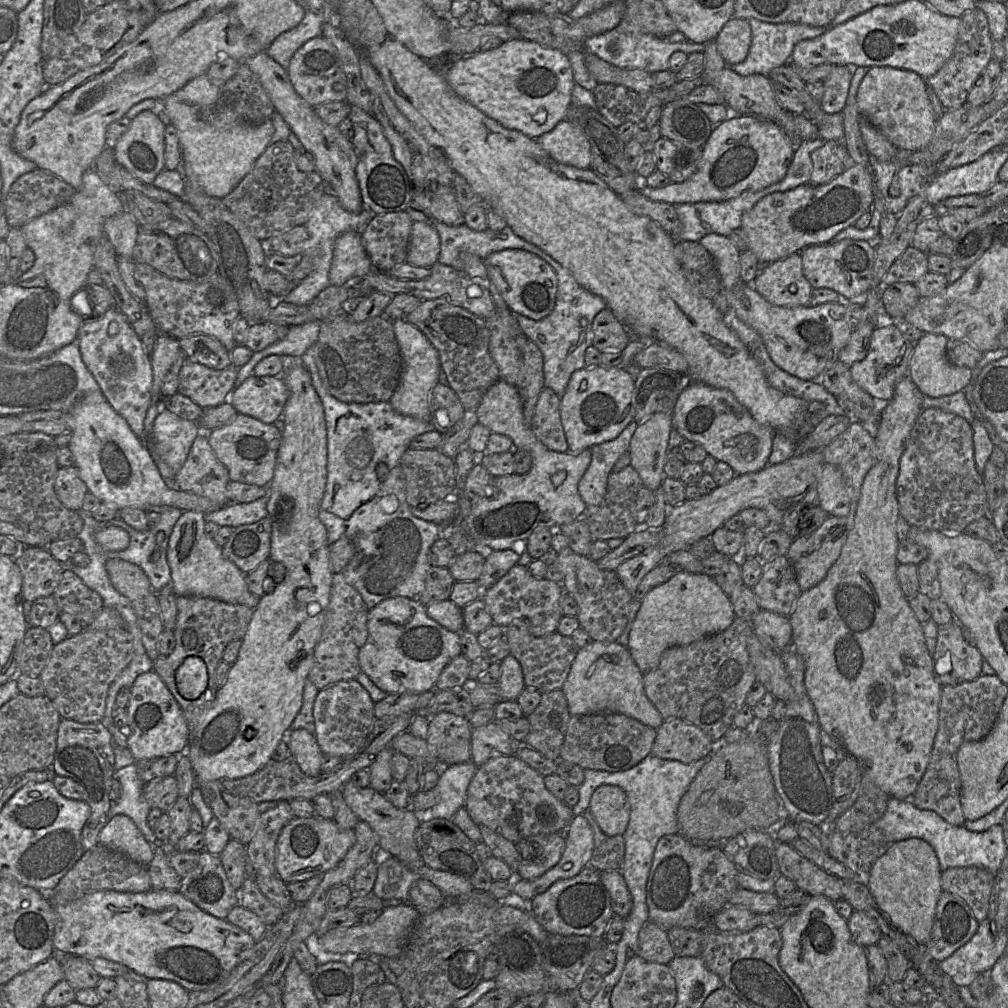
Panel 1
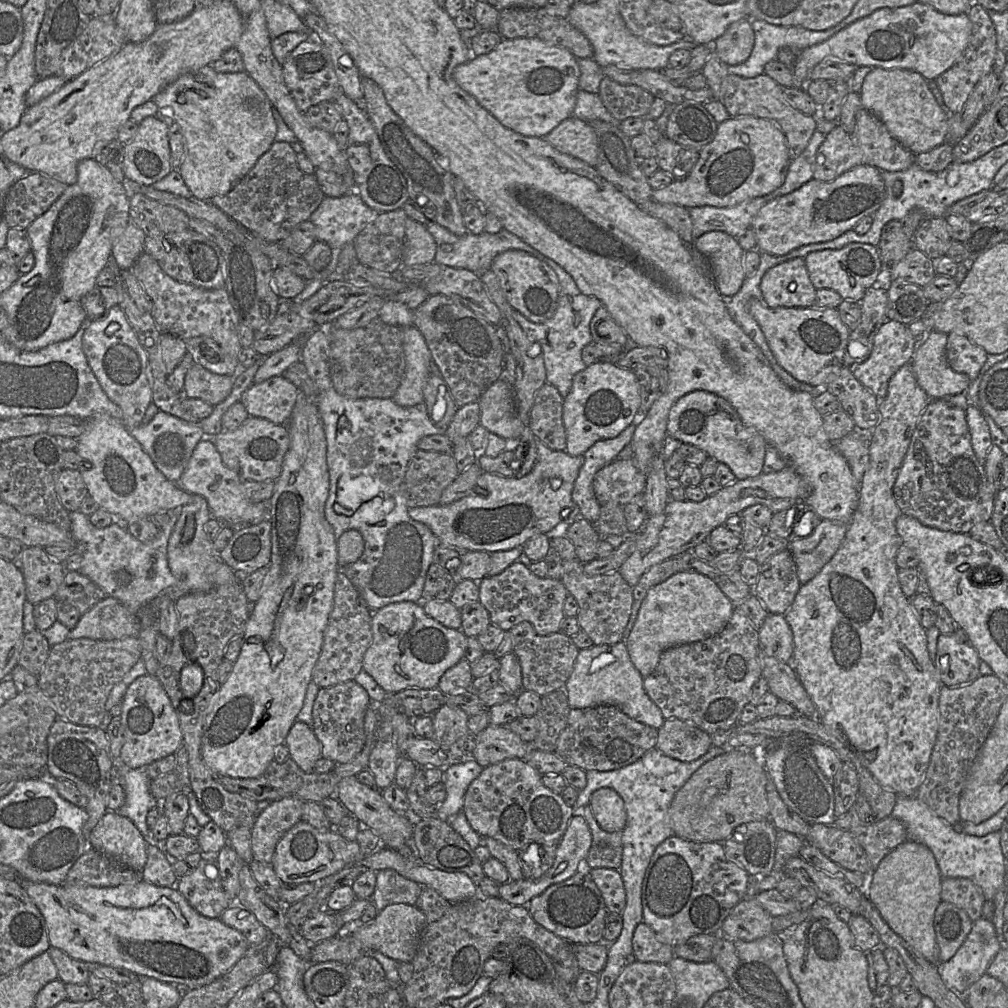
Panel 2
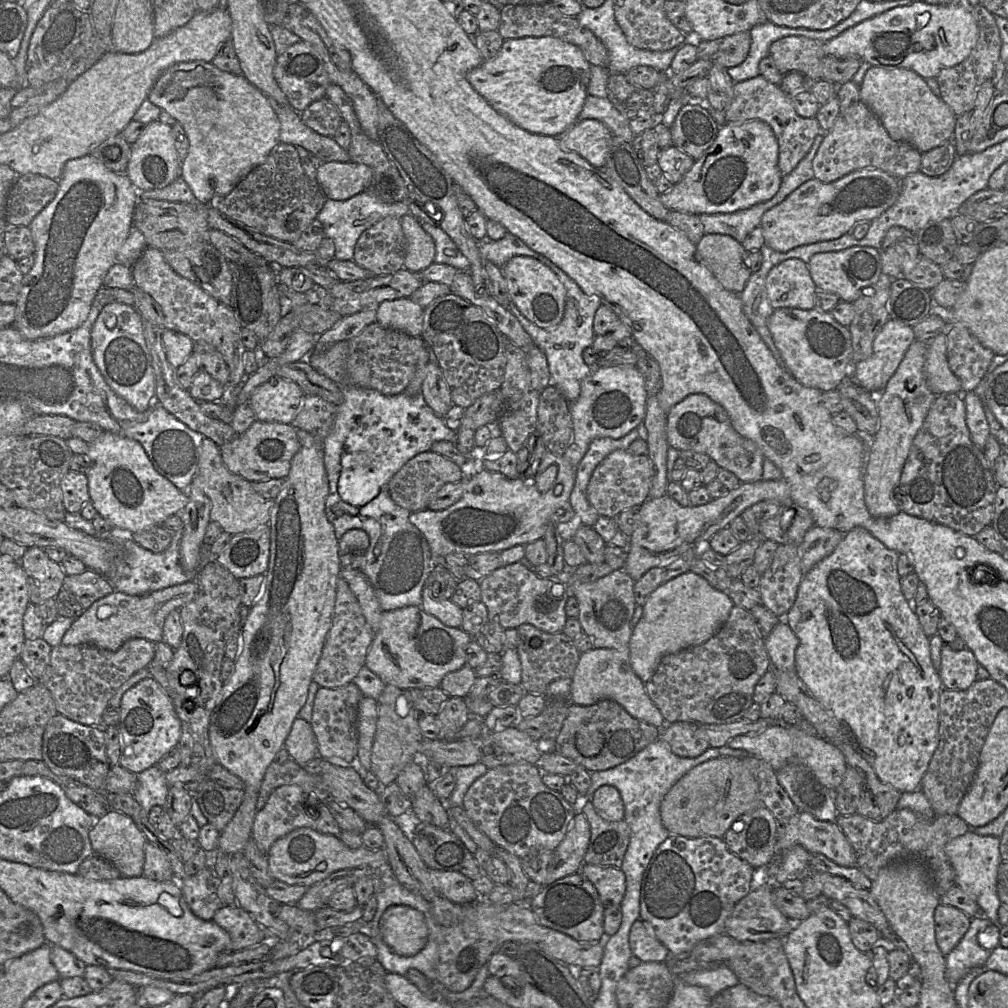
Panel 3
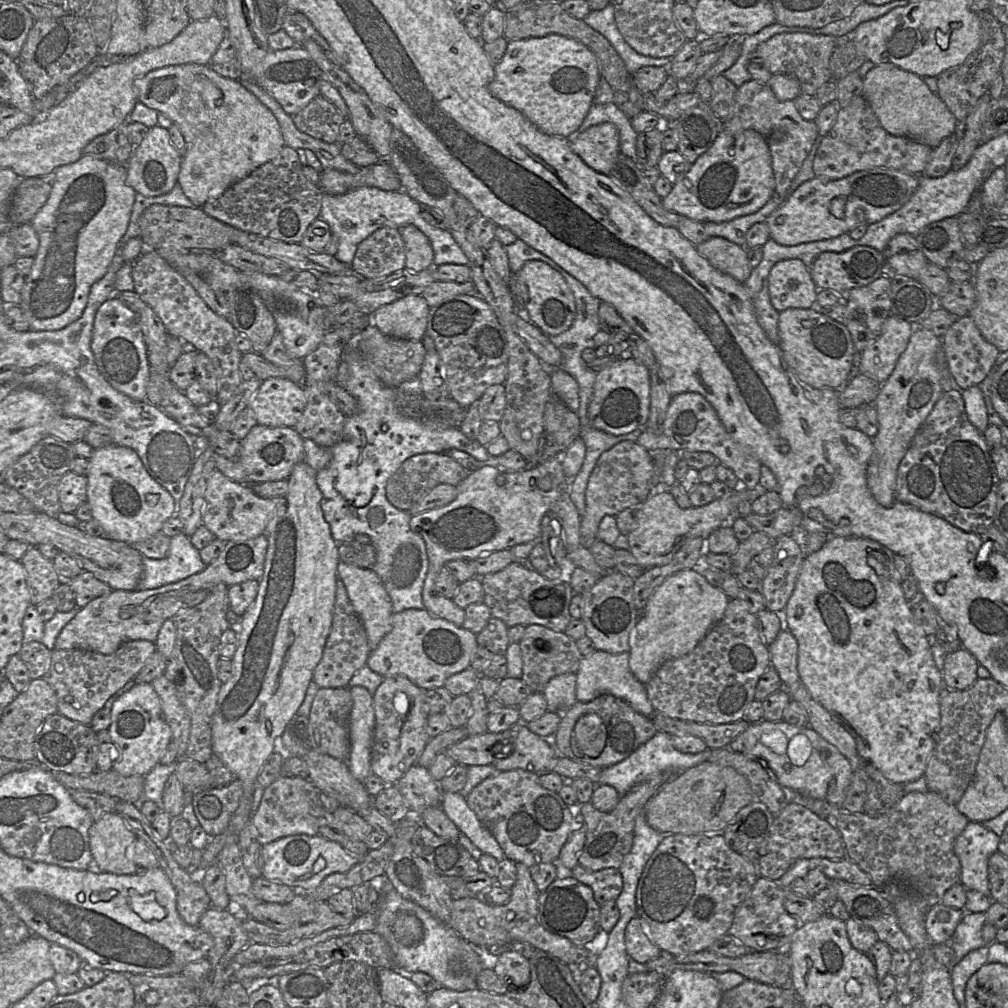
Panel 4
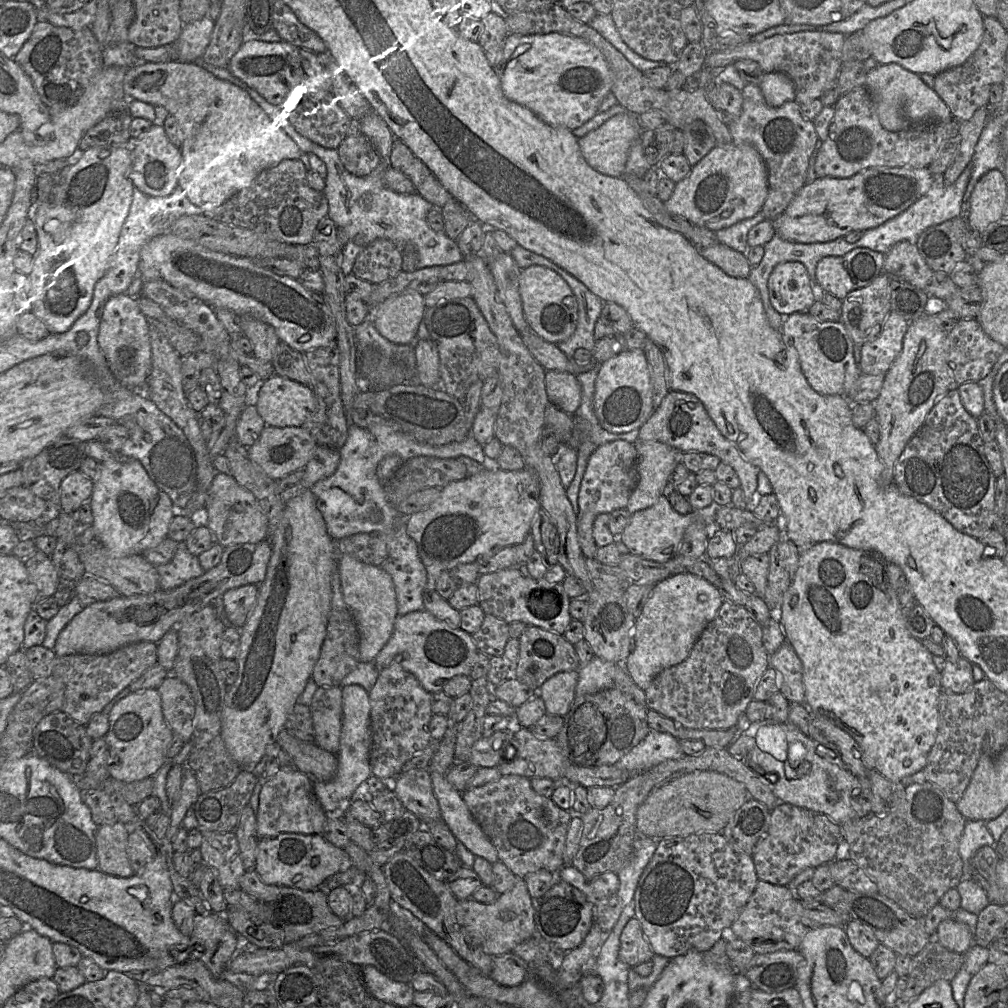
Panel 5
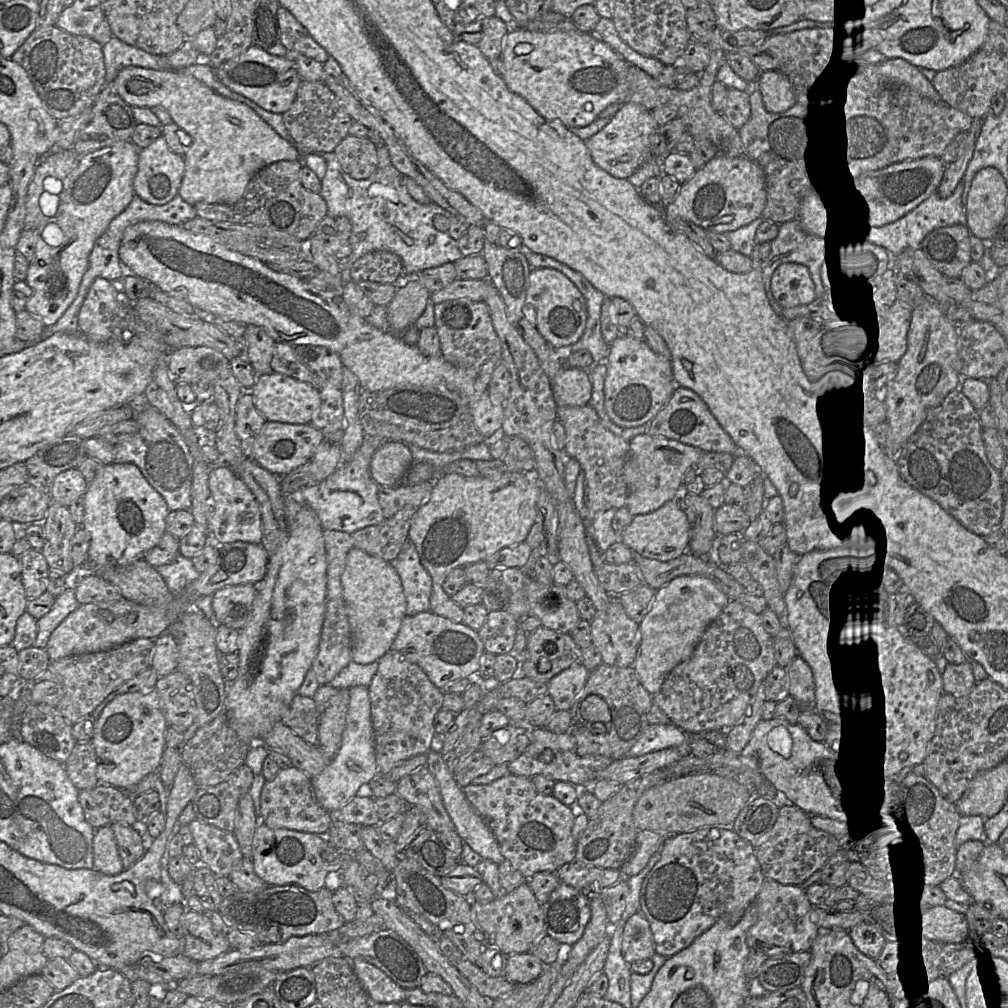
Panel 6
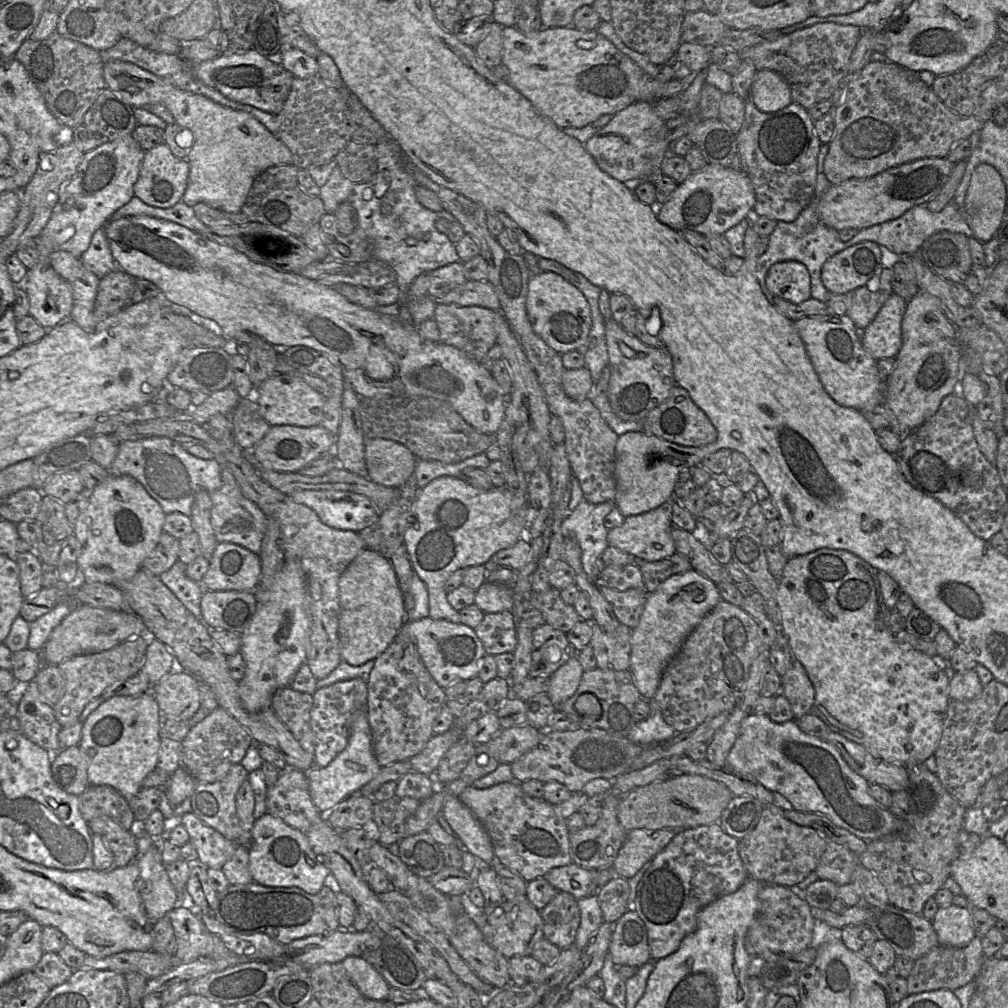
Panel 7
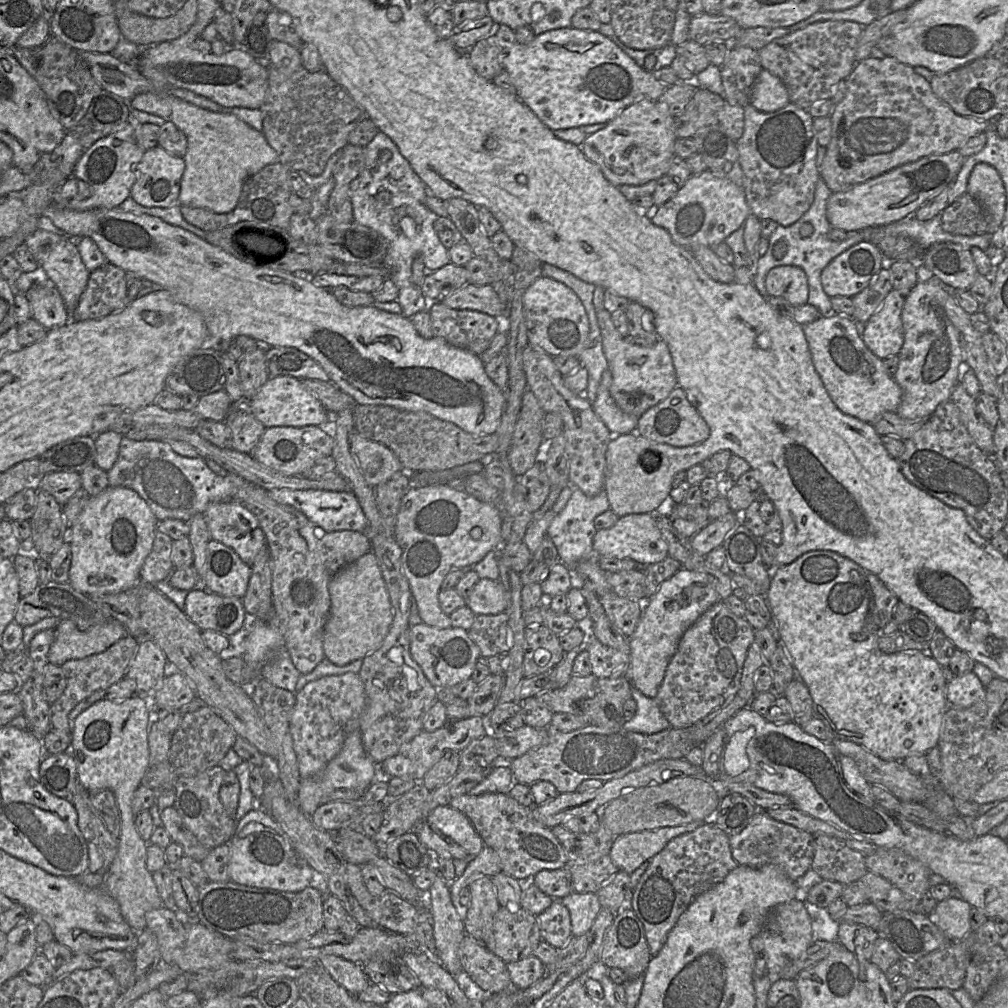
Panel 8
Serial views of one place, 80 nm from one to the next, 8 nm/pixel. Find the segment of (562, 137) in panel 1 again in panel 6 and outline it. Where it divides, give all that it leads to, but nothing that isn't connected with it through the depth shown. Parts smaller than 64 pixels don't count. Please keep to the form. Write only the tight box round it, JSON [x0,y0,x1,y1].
[584,102,659,179]

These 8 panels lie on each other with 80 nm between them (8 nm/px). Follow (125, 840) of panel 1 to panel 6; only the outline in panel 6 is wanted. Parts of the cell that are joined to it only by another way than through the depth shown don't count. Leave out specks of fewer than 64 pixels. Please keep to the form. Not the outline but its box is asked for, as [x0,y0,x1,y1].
[93,825,125,875]

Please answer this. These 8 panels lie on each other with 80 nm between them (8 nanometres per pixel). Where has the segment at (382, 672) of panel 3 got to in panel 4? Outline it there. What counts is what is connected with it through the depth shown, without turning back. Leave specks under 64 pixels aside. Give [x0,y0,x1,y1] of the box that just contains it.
[366,608,478,689]

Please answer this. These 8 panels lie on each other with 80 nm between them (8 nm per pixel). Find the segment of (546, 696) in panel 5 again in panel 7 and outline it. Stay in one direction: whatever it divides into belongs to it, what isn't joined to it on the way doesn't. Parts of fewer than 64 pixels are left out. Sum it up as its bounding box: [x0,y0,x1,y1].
[547,655,583,707]

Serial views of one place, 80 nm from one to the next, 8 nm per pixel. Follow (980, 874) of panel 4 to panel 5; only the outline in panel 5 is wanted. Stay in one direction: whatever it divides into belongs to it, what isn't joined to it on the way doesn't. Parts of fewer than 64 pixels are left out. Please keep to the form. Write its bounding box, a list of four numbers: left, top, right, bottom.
[959,820,996,877]

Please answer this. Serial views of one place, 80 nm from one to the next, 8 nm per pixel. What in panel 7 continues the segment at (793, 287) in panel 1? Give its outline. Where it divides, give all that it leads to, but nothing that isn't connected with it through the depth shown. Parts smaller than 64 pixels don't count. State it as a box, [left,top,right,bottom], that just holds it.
[765,261,811,304]

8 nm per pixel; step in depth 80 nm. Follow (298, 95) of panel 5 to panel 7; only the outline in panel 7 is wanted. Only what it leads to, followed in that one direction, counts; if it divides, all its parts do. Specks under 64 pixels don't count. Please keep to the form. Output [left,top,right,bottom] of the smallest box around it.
[192,49,294,114]

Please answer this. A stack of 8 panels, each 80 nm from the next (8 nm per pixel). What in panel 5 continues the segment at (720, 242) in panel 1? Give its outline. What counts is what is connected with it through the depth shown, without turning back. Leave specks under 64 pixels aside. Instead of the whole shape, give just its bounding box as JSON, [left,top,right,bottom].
[699,242,752,278]

